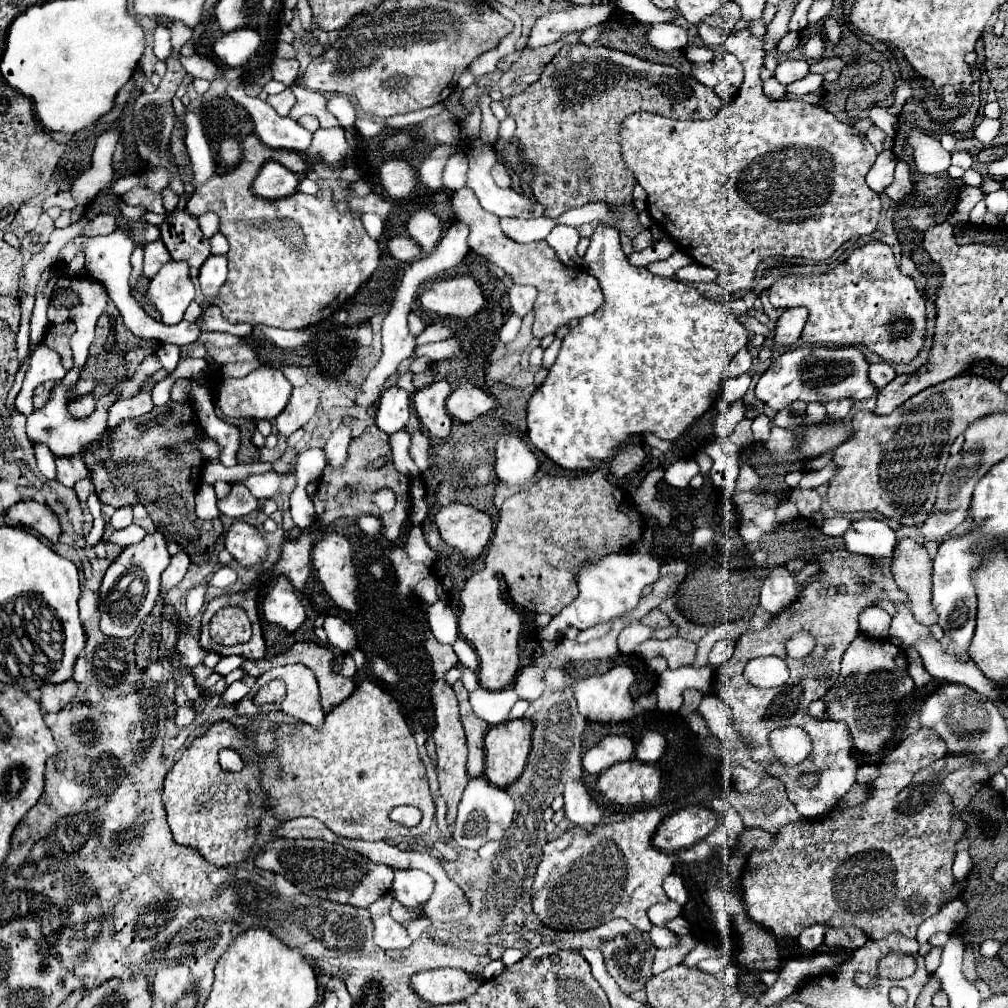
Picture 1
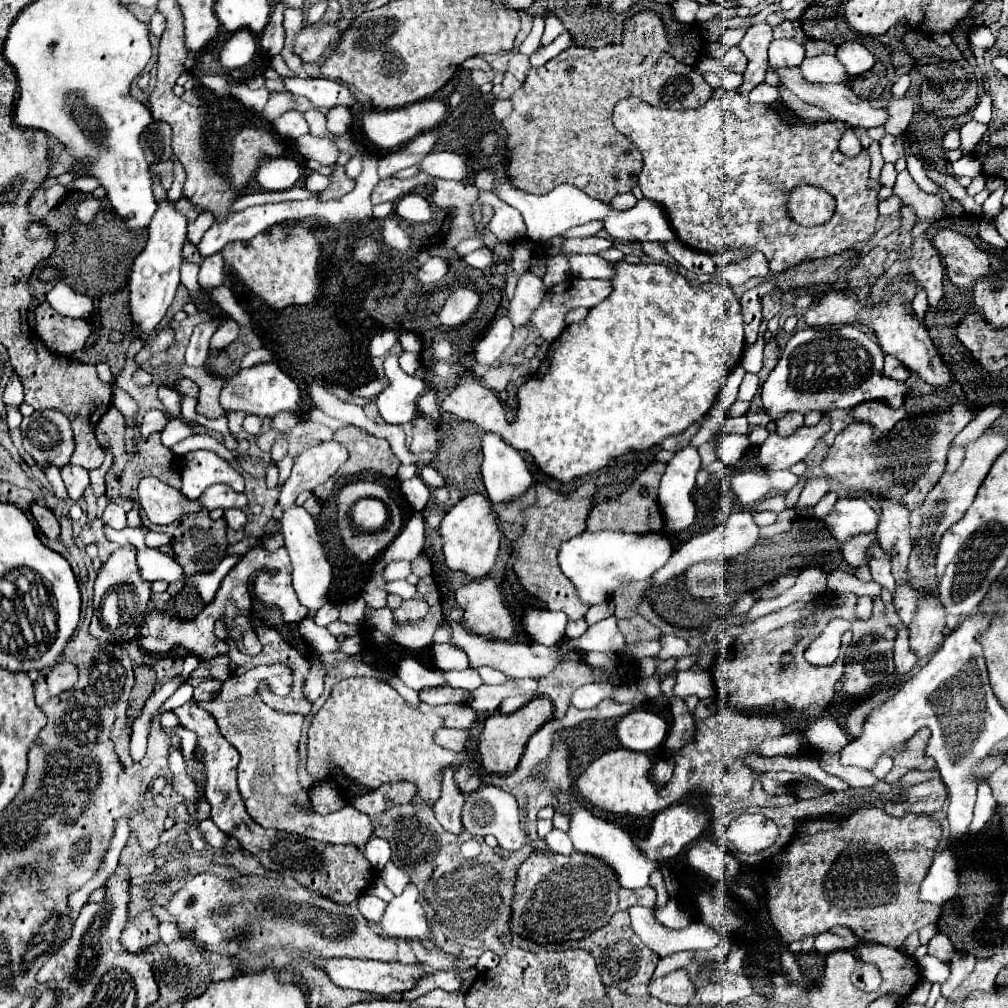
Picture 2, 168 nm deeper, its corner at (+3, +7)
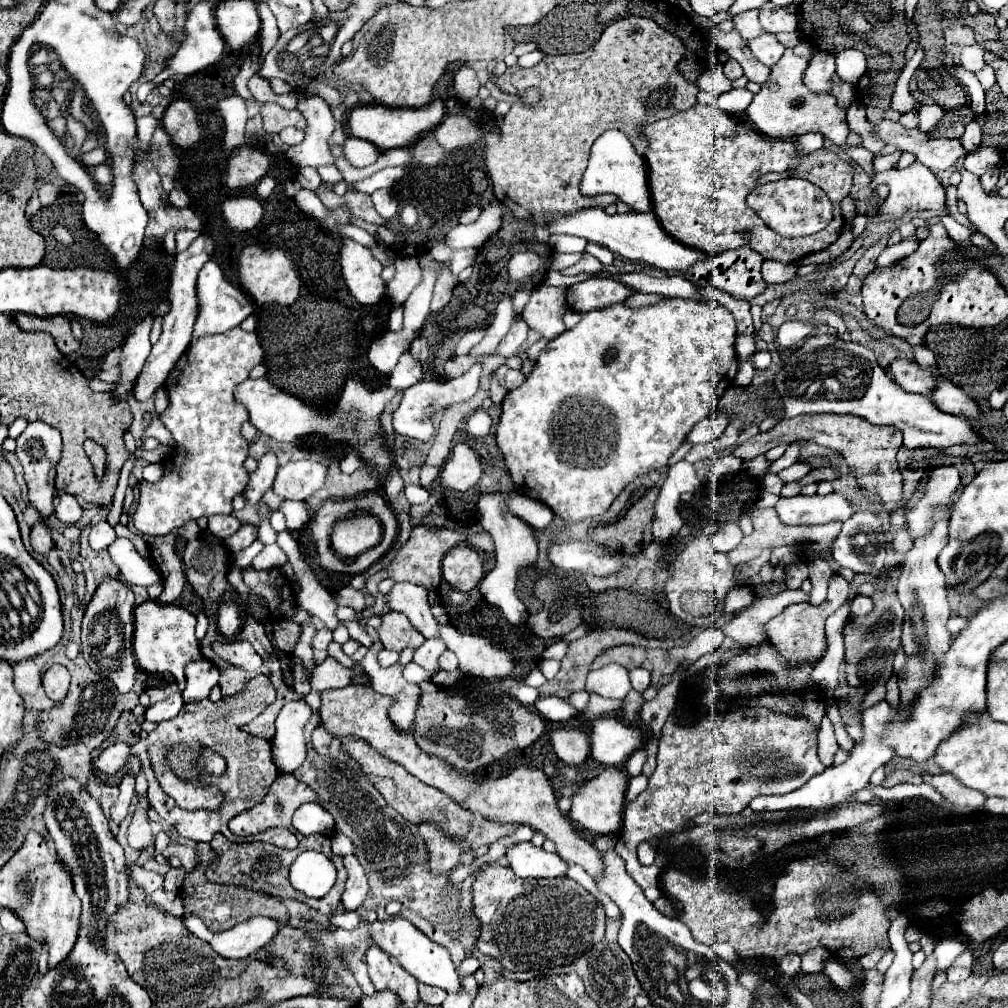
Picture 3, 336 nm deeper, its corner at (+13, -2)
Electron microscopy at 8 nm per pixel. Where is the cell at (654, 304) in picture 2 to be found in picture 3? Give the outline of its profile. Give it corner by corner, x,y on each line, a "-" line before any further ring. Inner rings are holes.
672,298
672,300
660,300
658,304
652,304
646,308
626,308
624,304
616,304
612,308
592,310
588,314
582,314
582,320
572,330
566,330
548,342
548,346
538,356
538,362
532,374
522,382
522,386
510,390
502,402
502,416
496,426
496,444
504,456
504,462
514,486
522,488
518,492
524,496
536,498
538,502
544,502
548,508
552,508
554,514
558,514
566,522
582,522
586,518
604,514
612,506
616,496
634,478
646,476
648,472
668,466
668,458
686,440
694,424
704,420
714,410
722,394
734,384
734,376
738,368
734,334
736,334
736,322
732,314
722,304
712,304
712,302

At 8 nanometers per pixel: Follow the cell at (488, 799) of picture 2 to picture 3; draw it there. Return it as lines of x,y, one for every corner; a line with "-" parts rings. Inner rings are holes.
530,842
516,844
508,850
508,862
520,878
566,878
568,864
544,848
536,848

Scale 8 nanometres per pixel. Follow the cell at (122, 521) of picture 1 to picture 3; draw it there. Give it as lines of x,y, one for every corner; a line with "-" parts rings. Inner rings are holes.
100,522
90,530
90,548
92,550
106,550
116,540
116,532
108,522

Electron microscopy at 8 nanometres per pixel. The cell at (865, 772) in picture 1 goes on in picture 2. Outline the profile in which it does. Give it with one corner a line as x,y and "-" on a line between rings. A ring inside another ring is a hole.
884,755
878,760
876,767
872,770
872,773
878,779
883,780
884,777
890,772
892,767
893,759
888,755

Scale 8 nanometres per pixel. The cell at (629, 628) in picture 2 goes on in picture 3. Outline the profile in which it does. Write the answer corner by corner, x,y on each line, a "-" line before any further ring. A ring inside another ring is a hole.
616,646
616,648
610,648
604,654
600,654
592,662
592,670
598,670
598,668
610,664
610,662
624,666
626,670
632,670
632,668
642,666
644,658
646,658
646,650
640,648
640,646

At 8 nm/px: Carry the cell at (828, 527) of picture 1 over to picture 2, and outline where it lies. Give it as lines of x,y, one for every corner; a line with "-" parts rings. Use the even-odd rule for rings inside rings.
834,491
826,493
814,507
814,517
817,519
824,519
830,512
830,509
834,507
834,503
836,503
836,493
834,493

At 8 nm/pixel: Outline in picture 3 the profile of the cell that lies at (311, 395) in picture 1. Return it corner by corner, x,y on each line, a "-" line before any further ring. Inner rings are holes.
272,452
262,456
258,462
260,462
260,466
256,472
250,474
250,482
248,482
248,488
244,492
244,496
250,504
258,504
262,500
264,492
268,488
272,488
272,482
274,482
276,470
278,470
278,462
276,462
276,456

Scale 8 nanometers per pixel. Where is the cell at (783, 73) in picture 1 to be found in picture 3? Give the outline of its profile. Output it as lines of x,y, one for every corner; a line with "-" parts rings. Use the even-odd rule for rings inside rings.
760,34
758,38
746,42
746,46
766,66
776,64
776,60
780,60
780,56
784,54
784,46
776,40
774,34

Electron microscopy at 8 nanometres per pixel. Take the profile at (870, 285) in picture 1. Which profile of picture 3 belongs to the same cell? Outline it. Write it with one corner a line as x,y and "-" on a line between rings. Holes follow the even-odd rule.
942,380
930,398
942,412
964,416
964,418
976,418
976,420
982,416
978,404
962,388
954,386
948,380

